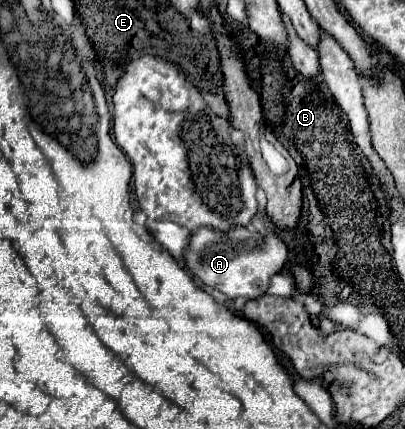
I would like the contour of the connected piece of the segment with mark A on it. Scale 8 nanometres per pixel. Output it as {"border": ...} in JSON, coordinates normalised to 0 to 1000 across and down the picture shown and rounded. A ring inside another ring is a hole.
{"border":[[[625,524],[570,529],[565,538],[526,538],[521,529],[496,529],[477,538],[472,571],[457,585],[467,632],[491,646],[506,664],[541,674],[551,688],[580,697],[640,697],[659,683],[669,646],[684,641],[709,613],[714,580],[704,562],[679,543],[640,543]]]}

